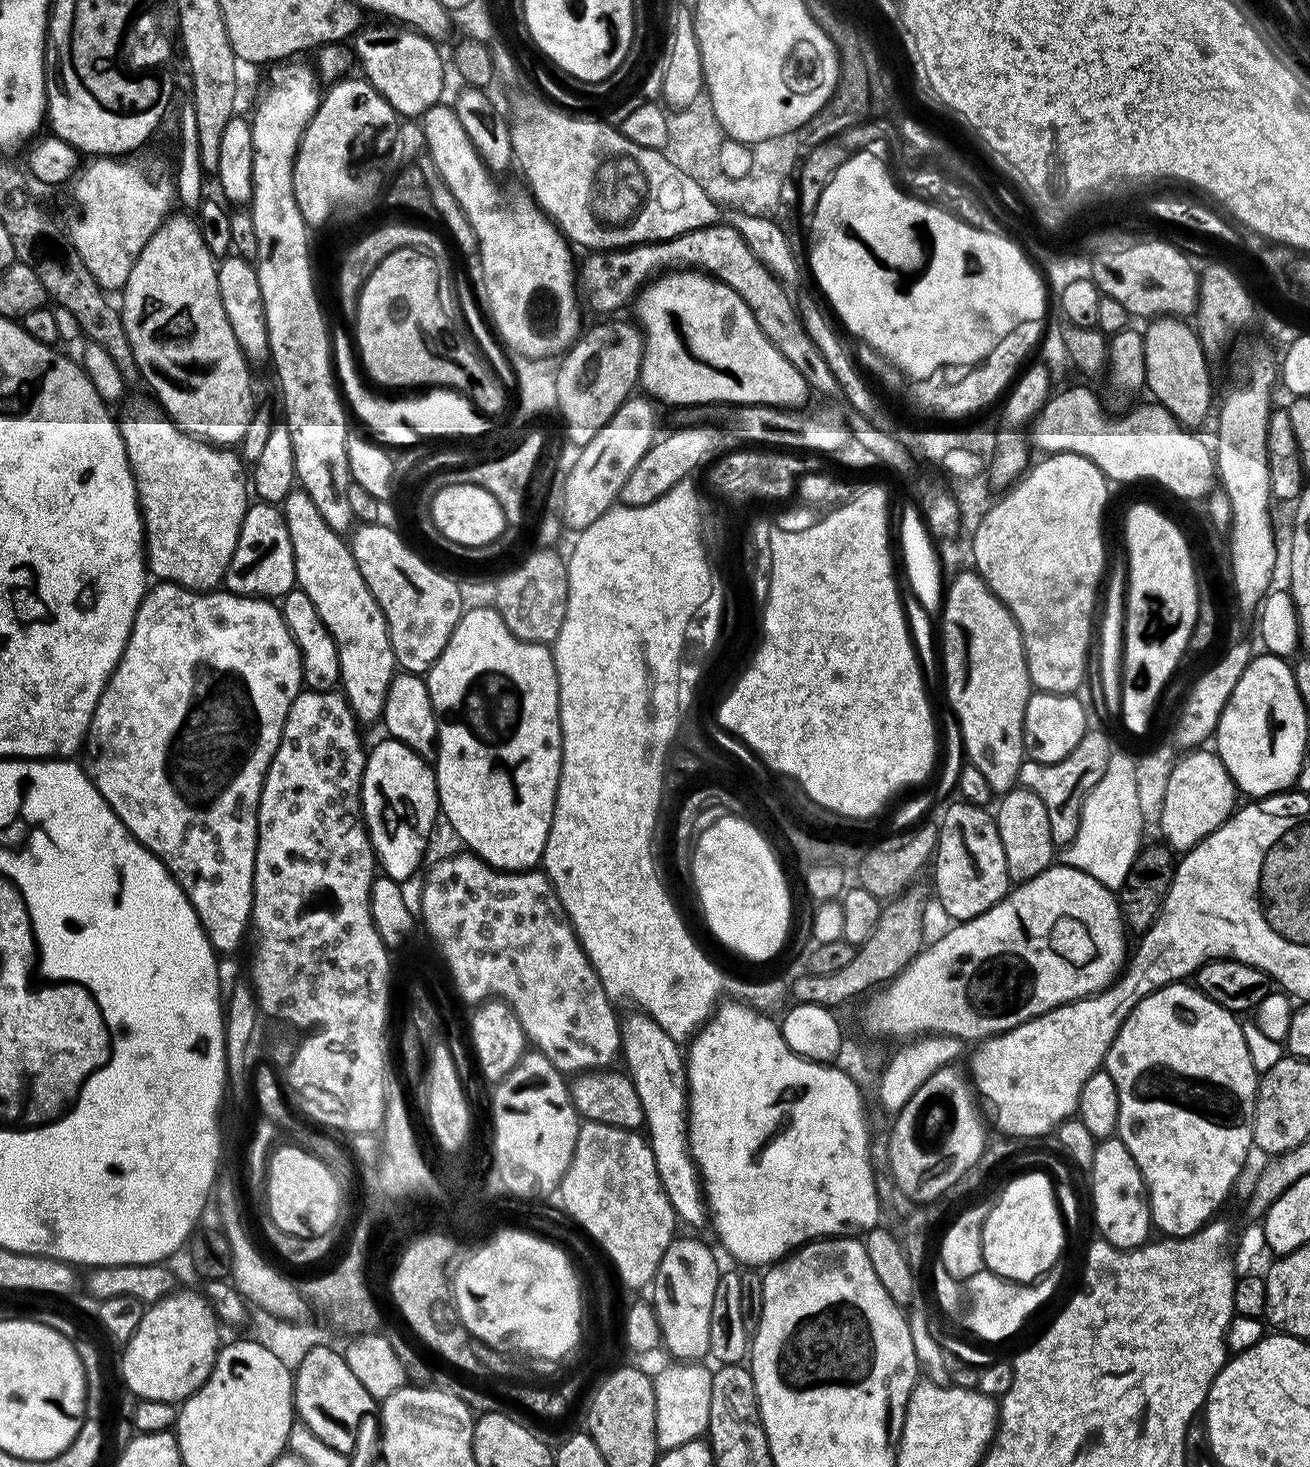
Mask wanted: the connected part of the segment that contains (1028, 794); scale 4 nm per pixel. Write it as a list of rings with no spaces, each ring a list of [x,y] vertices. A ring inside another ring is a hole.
[[[1015,786],[1001,795],[998,802],[1000,805],[994,808],[994,815],[998,826],[998,838],[1002,838],[1002,850],[1006,850],[1009,881],[1029,880],[1042,874],[1042,870],[1052,867],[1054,845],[1050,830],[1050,814],[1046,814],[1042,798],[1038,798],[1038,794],[1034,794],[1029,788]]]

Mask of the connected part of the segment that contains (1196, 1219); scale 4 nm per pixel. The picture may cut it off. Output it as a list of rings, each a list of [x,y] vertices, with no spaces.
[[[1188,982],[1168,984],[1165,988],[1155,988],[1154,991],[1122,1022],[1110,1050],[1102,1065],[1103,1071],[1114,1078],[1114,1086],[1118,1086],[1118,1126],[1115,1135],[1130,1150],[1134,1162],[1144,1179],[1148,1198],[1148,1210],[1152,1213],[1152,1223],[1157,1233],[1168,1238],[1191,1238],[1201,1231],[1213,1219],[1212,1216],[1224,1204],[1224,1199],[1232,1192],[1244,1163],[1248,1160],[1248,1151],[1253,1151],[1252,1127],[1254,1126],[1254,1106],[1256,1105],[1256,1085],[1258,1073],[1251,1062],[1250,1052],[1243,1037],[1243,1023],[1237,1013],[1224,1009],[1218,1002],[1212,1001],[1204,992]]]

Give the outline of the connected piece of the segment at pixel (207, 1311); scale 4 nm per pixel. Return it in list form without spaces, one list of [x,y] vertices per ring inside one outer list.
[[[173,1291],[172,1295],[151,1305],[145,1311],[142,1322],[135,1334],[123,1345],[124,1361],[120,1364],[120,1372],[124,1375],[124,1384],[133,1392],[133,1397],[141,1400],[167,1400],[183,1402],[204,1385],[210,1370],[216,1361],[216,1353],[222,1347],[220,1328],[212,1305],[199,1291]]]

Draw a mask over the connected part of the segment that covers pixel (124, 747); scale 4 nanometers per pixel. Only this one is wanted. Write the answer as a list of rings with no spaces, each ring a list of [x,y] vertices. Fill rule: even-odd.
[[[156,582],[149,587],[144,594],[144,600],[140,603],[138,614],[134,618],[134,626],[130,630],[130,638],[126,642],[126,650],[122,654],[122,658],[118,662],[118,666],[114,670],[114,674],[108,679],[106,690],[102,694],[102,698],[98,698],[98,706],[94,710],[94,718],[90,722],[90,730],[88,737],[85,738],[82,745],[82,767],[88,773],[92,780],[92,785],[98,790],[98,794],[102,794],[102,798],[114,810],[114,814],[126,826],[128,833],[134,837],[147,852],[153,852],[161,862],[166,866],[166,870],[178,882],[178,886],[186,894],[186,898],[194,906],[194,910],[198,914],[198,918],[208,933],[208,941],[212,943],[213,949],[217,953],[236,952],[240,948],[240,943],[245,943],[246,937],[250,932],[250,921],[252,919],[252,871],[254,870],[254,862],[256,861],[256,835],[258,834],[258,826],[256,825],[256,811],[260,809],[260,795],[262,794],[262,786],[264,779],[268,773],[270,762],[274,758],[274,754],[278,750],[278,742],[282,738],[282,726],[286,722],[286,714],[290,710],[290,706],[294,702],[294,698],[302,691],[302,666],[304,663],[300,661],[300,651],[294,642],[294,638],[290,634],[290,630],[286,626],[284,616],[280,613],[279,607],[271,599],[261,598],[259,596],[238,596],[234,592],[227,590],[193,590],[191,588],[183,588],[180,584],[170,584],[167,582]]]

